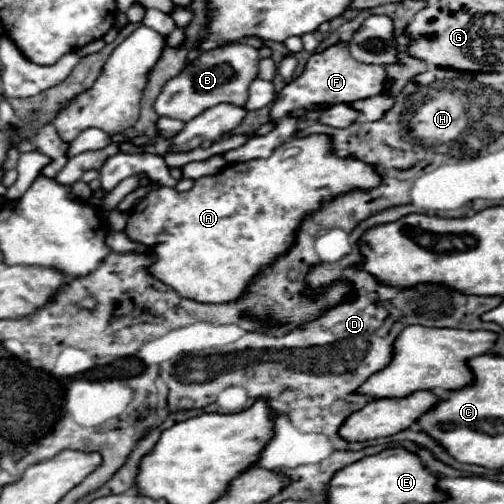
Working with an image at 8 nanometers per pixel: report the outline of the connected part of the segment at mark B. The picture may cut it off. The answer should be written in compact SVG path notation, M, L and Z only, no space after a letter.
M228 45L220 51L214 49L202 53L192 65L184 67L184 71L178 77L166 83L154 105L156 113L162 117L190 121L204 109L224 101L244 105L248 101L248 87L258 77L258 59L258 49L250 45Z

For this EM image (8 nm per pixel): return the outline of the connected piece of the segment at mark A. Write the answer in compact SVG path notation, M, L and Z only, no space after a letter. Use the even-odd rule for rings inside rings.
M328 135L292 137L266 159L230 163L216 175L196 179L190 191L180 193L170 187L150 189L150 193L130 211L124 233L150 247L154 259L150 273L176 289L178 295L196 299L198 303L232 303L248 293L250 283L266 267L290 251L306 215L316 213L322 203L346 195L348 191L370 191L380 183L382 177L374 165L356 157L340 157ZM288 149L294 149L296 155L284 157Z

